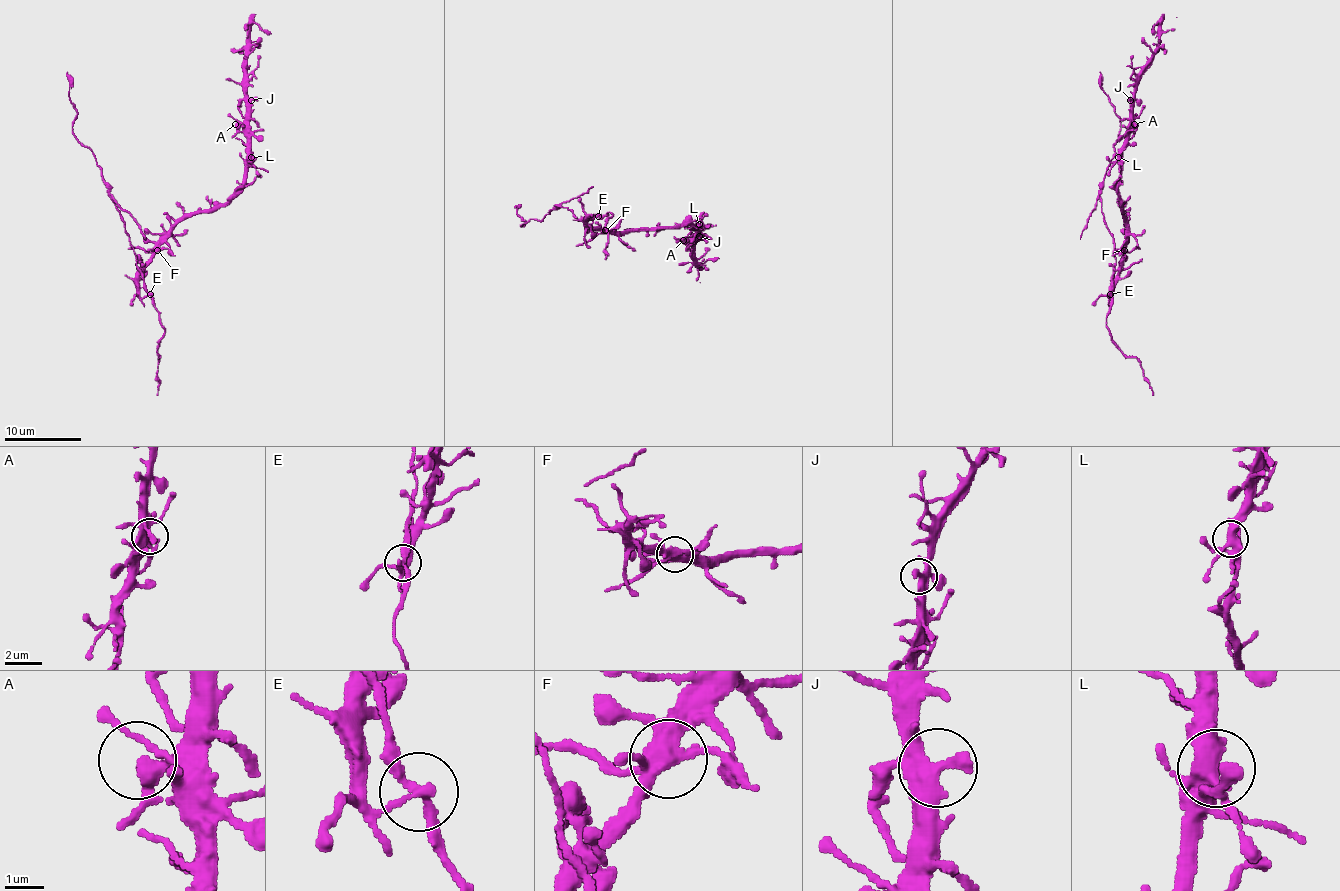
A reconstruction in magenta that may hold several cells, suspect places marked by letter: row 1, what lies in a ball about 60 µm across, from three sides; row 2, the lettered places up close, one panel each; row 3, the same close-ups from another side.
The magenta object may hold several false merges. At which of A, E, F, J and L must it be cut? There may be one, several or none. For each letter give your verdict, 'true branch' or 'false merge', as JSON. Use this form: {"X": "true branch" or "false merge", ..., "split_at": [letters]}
{"A": "true branch", "E": "false merge", "F": "false merge", "J": "true branch", "L": "true branch", "split_at": ["E", "F"]}

